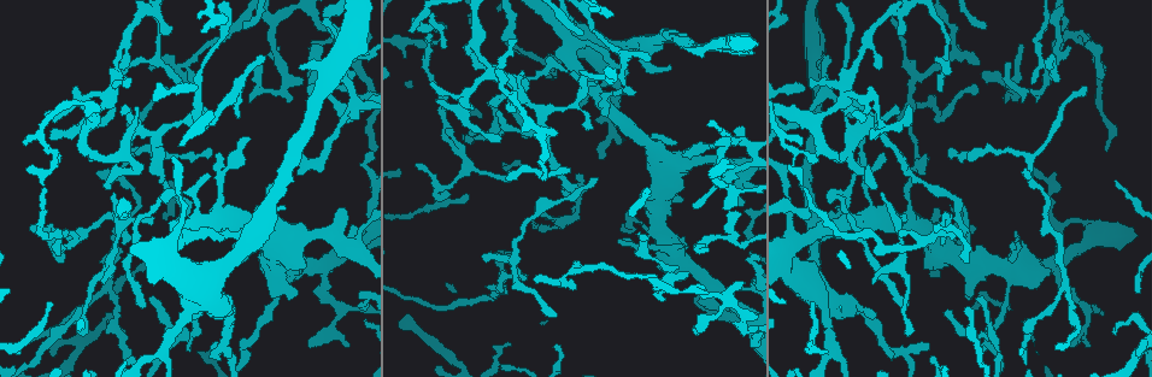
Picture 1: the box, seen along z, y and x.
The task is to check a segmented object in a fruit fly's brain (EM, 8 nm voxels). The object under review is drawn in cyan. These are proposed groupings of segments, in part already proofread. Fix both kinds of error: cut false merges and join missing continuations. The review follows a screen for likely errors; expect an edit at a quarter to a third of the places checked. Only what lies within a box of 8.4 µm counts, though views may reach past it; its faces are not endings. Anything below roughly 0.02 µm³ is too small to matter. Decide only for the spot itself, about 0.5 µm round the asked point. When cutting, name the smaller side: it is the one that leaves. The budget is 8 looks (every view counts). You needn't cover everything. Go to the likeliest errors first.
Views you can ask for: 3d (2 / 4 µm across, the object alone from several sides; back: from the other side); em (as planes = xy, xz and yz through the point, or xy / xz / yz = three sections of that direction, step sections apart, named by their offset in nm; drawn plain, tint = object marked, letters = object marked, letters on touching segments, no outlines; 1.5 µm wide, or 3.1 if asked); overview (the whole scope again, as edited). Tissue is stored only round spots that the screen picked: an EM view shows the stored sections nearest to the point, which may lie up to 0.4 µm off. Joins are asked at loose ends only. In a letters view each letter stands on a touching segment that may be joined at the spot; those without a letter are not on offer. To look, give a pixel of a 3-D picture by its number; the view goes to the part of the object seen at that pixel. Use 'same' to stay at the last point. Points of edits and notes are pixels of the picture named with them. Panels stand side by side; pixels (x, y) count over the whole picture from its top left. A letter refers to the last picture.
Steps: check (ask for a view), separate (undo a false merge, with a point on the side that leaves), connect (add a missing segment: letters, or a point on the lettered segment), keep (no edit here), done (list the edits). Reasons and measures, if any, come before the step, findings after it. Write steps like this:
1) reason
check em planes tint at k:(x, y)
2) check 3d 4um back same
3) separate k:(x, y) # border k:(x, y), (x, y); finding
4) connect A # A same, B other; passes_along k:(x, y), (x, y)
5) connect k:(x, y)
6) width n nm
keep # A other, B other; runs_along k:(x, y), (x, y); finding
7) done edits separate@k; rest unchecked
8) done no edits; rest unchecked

branch stops here
check em planes plain at 1:(687, 50)

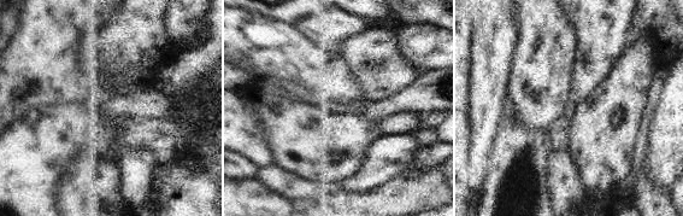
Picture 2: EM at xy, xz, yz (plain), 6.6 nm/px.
what lies round it
check em planes letters same

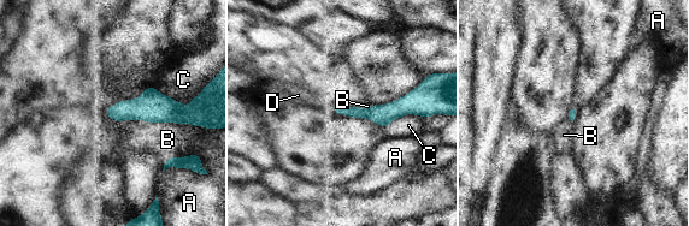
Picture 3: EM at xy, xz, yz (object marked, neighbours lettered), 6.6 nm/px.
longest_contact B 500 nm
keep # A other, B other, C other, D other; border 3:(119, 122), (193, 126); none of them fits

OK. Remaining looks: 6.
tapers out
check em planes plain at 1:(447, 127)

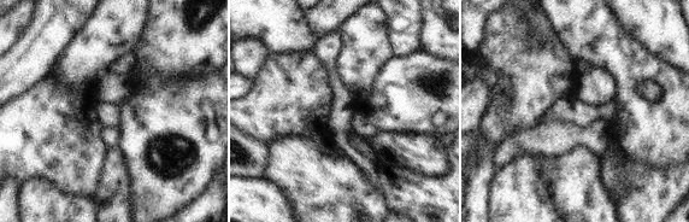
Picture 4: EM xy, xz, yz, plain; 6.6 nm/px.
what lies round it
check em planes letters same

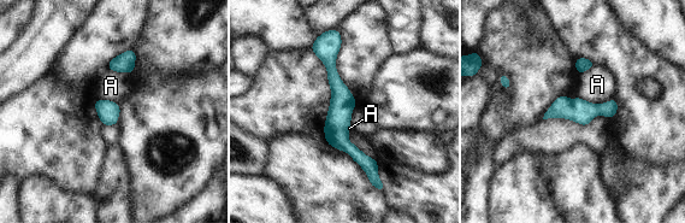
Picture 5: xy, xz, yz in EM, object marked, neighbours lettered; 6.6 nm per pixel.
keep # A other; border 5:(578, 97), (591, 103), (615, 99); none of them fits

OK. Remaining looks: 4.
free end
check em planes tint at 1:(357, 226)

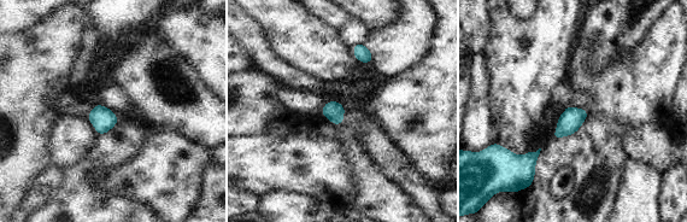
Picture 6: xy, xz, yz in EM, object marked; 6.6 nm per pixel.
check em planes letters same

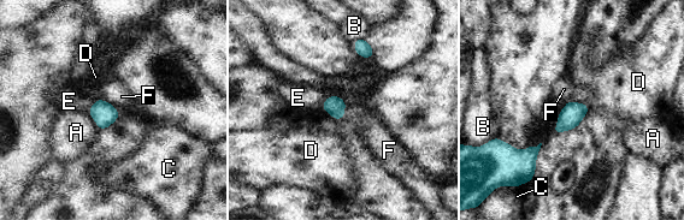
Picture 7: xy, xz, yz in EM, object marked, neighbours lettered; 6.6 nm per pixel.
keep # A other, B other, C other, D other, E other, F other; border 7:(347, 103), (343, 116), (338, 120); no lettered segment goes on from it

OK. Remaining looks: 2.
done no edits; rest unchecked

